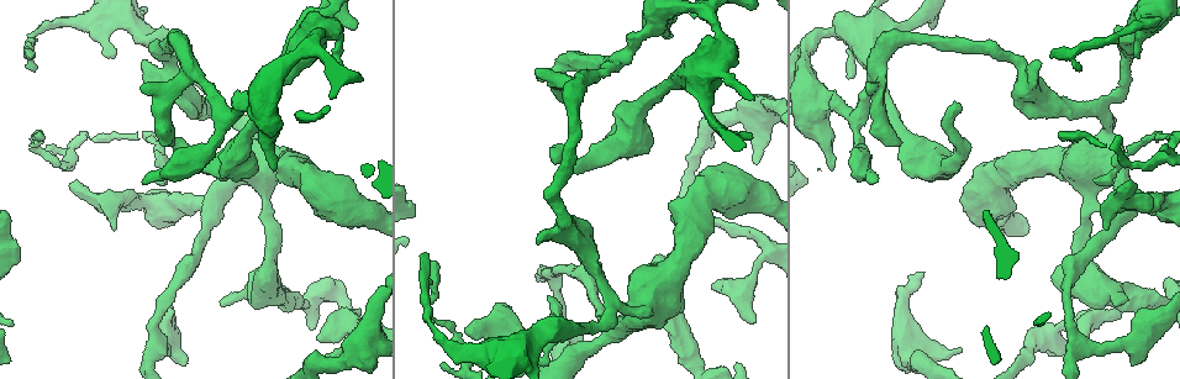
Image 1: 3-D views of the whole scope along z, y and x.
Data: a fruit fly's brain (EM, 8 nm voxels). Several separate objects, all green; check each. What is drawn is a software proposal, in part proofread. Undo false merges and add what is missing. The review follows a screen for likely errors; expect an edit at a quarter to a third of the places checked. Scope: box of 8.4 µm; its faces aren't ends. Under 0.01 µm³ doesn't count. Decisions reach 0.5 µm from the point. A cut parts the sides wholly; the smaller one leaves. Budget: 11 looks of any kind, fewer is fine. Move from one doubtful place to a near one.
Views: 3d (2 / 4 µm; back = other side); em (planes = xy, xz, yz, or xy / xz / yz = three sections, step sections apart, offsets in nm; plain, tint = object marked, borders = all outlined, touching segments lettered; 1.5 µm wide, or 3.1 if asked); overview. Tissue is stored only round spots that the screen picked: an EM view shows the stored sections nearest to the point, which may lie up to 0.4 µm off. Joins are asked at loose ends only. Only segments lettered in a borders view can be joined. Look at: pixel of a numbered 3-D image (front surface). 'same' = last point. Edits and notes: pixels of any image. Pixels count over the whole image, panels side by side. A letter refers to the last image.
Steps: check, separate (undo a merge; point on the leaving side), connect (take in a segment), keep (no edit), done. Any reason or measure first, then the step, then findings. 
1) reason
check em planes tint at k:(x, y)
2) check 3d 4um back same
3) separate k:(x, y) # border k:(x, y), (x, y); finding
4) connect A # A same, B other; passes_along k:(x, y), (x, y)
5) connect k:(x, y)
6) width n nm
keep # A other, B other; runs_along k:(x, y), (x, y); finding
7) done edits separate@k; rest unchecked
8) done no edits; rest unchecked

tapers out
check em xz step 4 tint at 1:(49, 148)

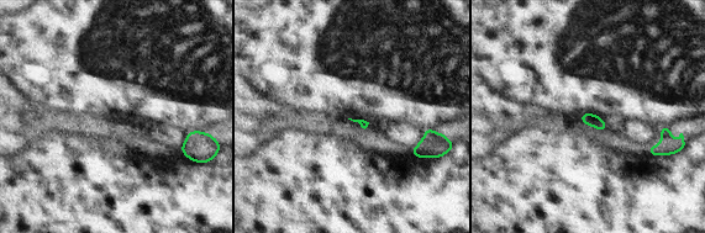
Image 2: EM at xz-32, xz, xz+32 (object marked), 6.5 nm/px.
check em planes borders same

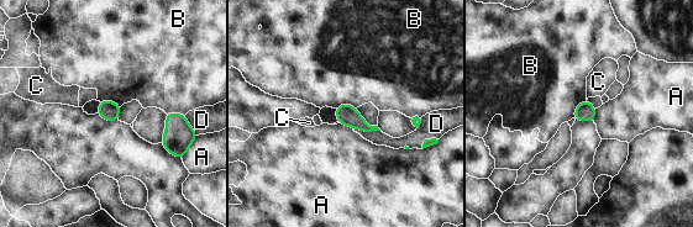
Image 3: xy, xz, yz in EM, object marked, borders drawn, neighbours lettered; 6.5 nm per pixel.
longest_contact D 180 nm
keep # A other, B other, C other, D other; border 3:(334, 107), (351, 104), (356, 109); none of them fits

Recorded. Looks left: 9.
tapers out
check em planes borders at 1:(1079, 72)

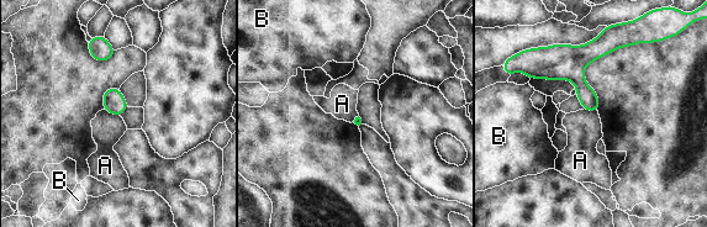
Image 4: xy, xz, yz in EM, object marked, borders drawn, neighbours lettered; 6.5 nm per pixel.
keep # A other, B other; border 4:(104, 109), (120, 117); none of them fits

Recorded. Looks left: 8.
thick end
check 3d 2um back at 1:(539, 80)

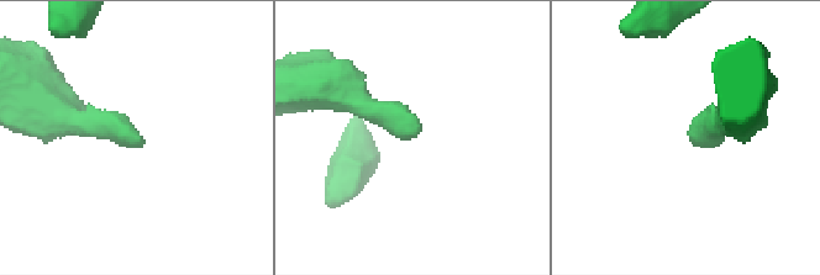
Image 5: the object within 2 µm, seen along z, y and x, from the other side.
check em planes borders at 5:(419, 127)

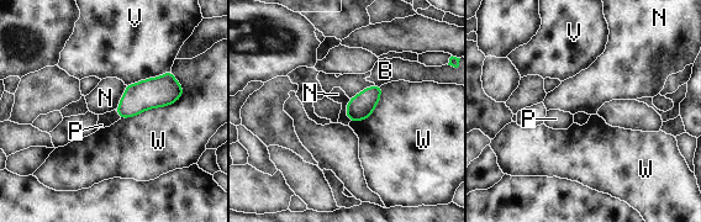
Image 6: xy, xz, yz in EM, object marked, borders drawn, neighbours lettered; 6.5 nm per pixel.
keep # B other, N other, P other, V other, W other; none of them fits

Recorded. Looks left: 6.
free end
check em xy step 4 tint at 1:(1132, 366)

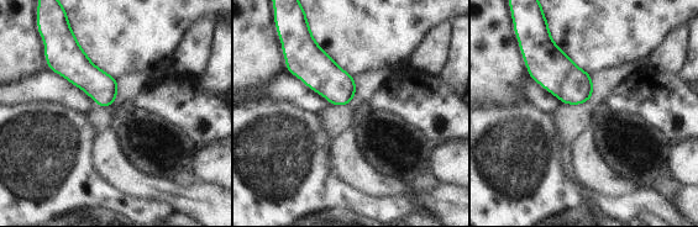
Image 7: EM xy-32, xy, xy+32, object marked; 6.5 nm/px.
check em planes borders same

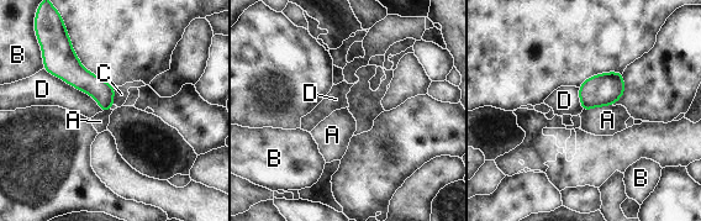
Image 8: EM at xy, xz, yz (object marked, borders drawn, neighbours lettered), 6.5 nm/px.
longest_contact D 480 nm
keep # A other, B other, C other, D other; border 8:(612, 104), (595, 106), (581, 112); no lettered segment goes on from it

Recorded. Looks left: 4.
done no edits; rest unchecked

